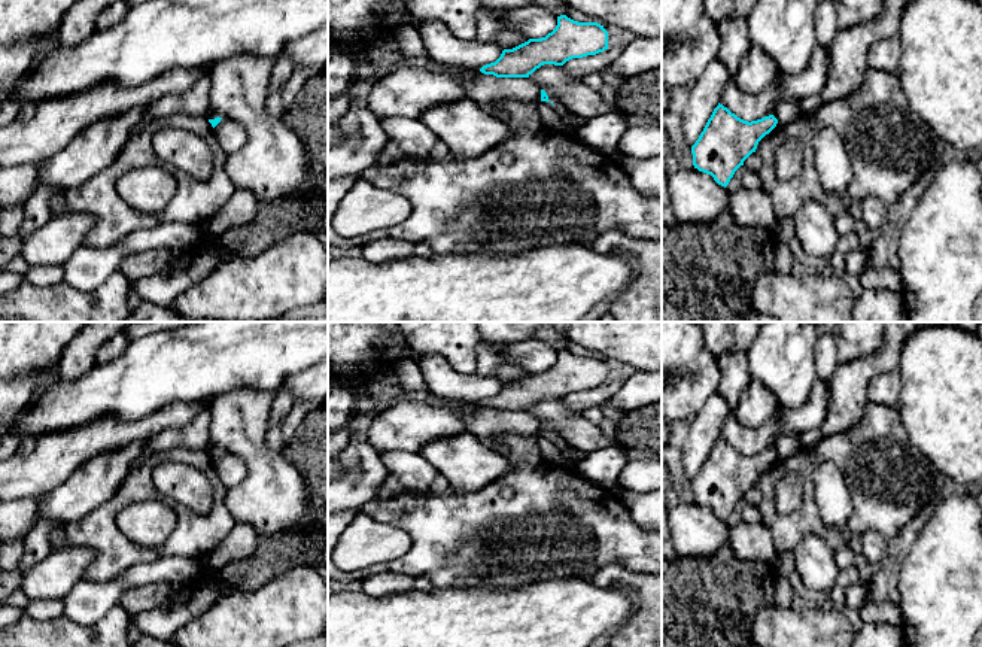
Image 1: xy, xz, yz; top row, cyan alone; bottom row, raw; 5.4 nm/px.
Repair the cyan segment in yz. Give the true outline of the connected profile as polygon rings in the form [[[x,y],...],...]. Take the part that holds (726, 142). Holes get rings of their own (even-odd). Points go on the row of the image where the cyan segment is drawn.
[[[718,103],[691,146],[693,165],[727,186],[735,171],[757,149],[758,142],[778,124],[773,115],[744,121]]]

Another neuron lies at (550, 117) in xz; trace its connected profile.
[[[541,101],[538,104],[538,110],[541,115],[542,122],[548,127],[553,128],[556,131],[562,131],[562,133],[572,133],[574,130],[569,128],[560,113],[557,112],[556,106],[553,106],[550,101]]]

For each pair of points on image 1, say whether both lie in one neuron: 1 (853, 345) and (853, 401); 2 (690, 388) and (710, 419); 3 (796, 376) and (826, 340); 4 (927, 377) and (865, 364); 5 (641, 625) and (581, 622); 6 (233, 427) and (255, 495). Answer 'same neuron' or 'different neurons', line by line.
1: different neurons
2: different neurons
3: different neurons
4: different neurons
5: different neurons
6: same neuron

